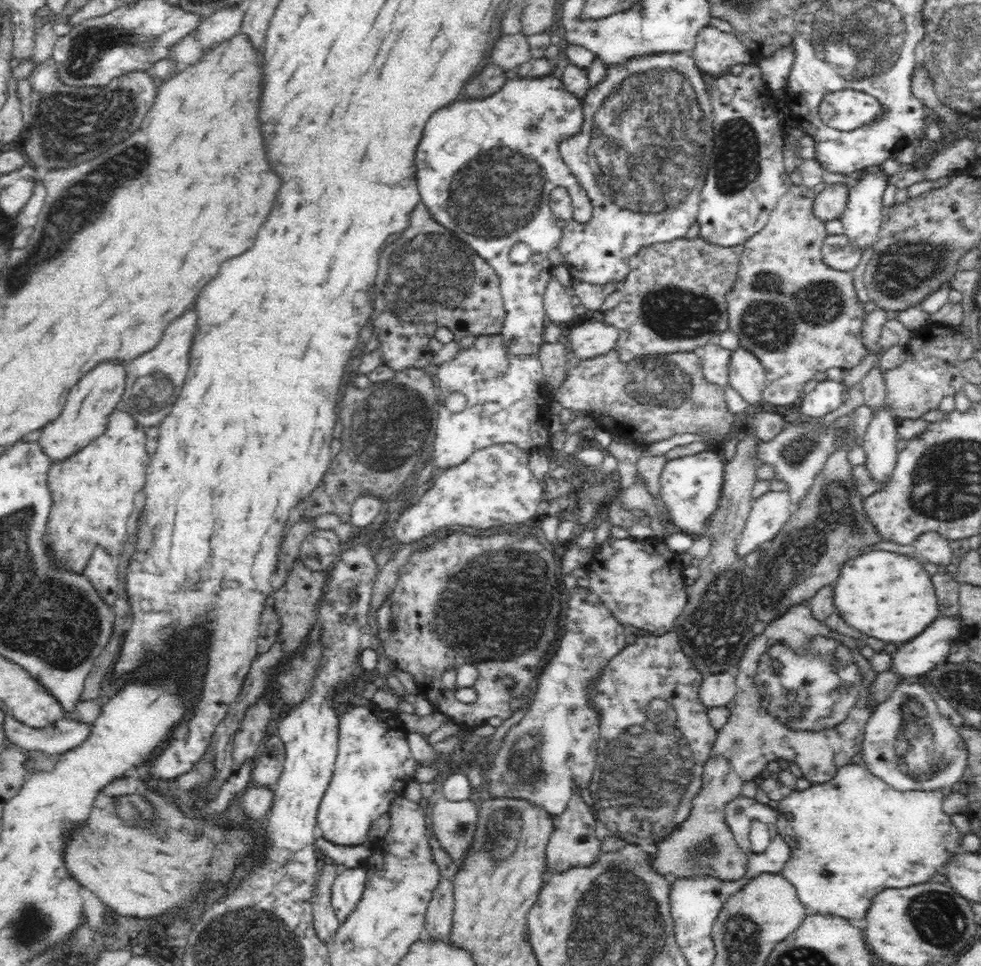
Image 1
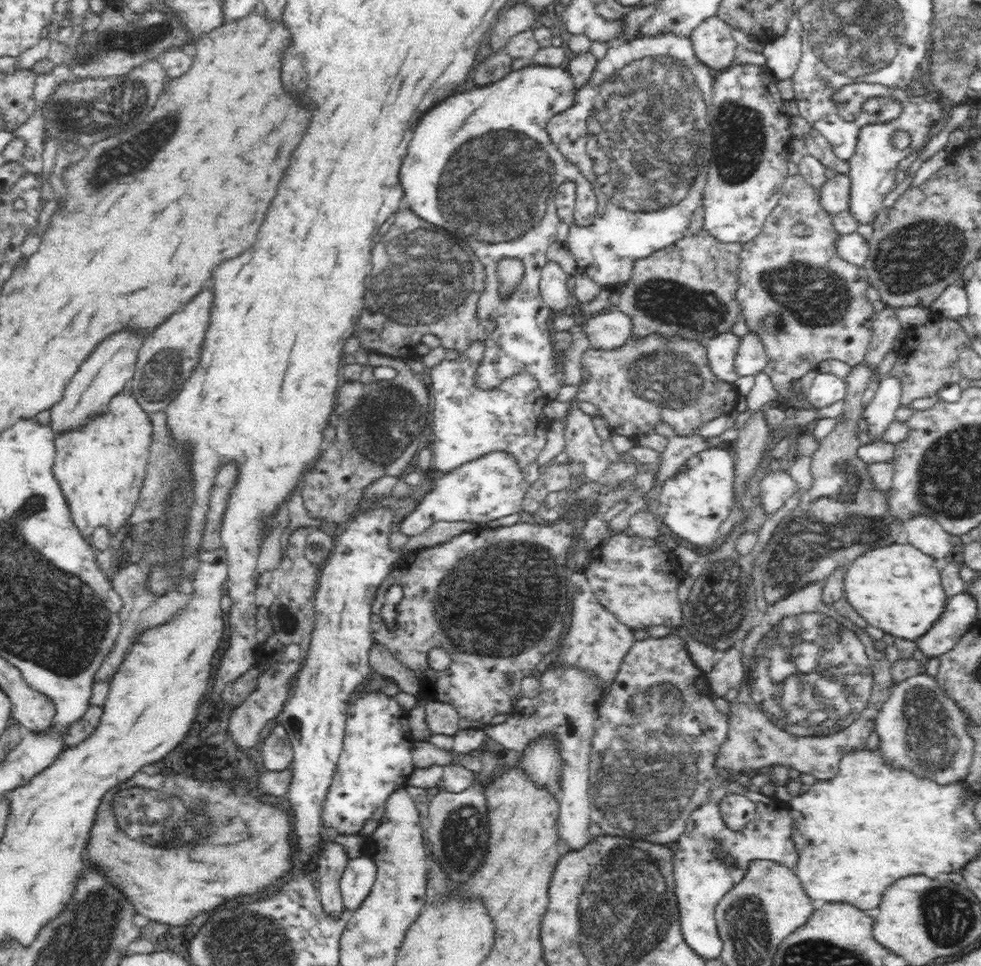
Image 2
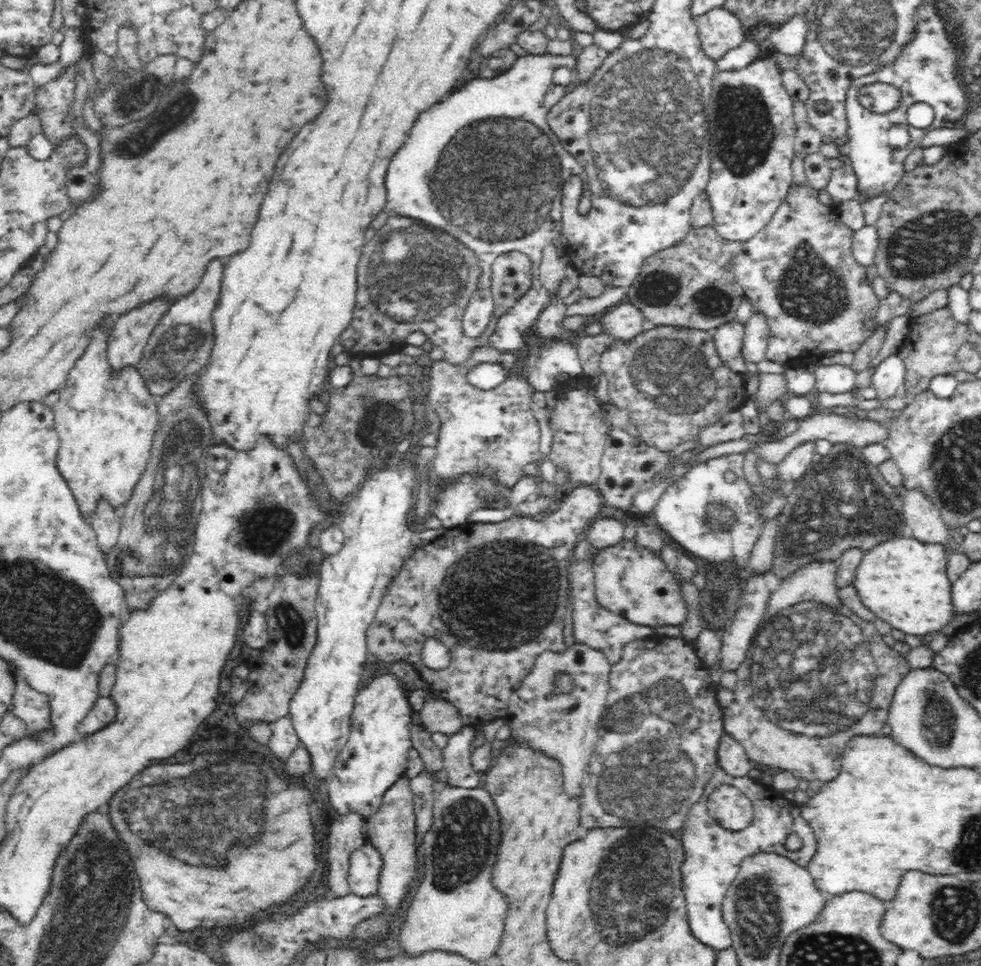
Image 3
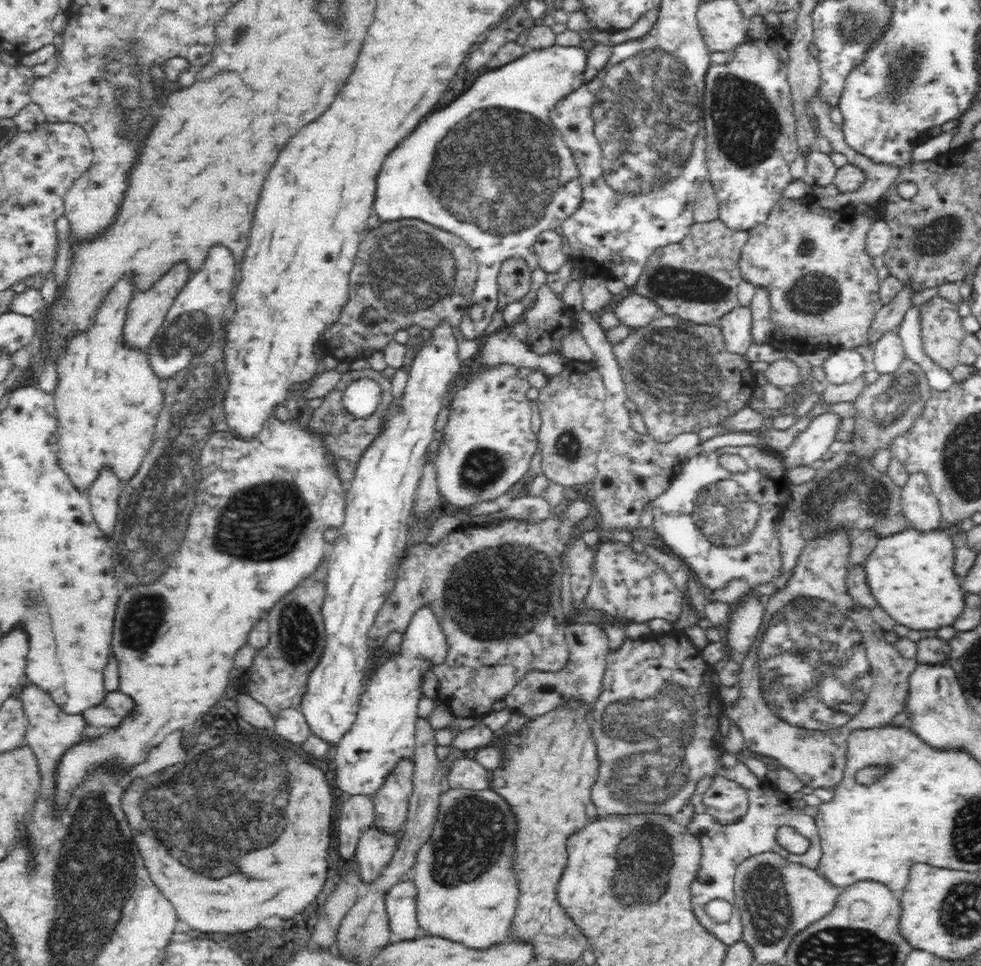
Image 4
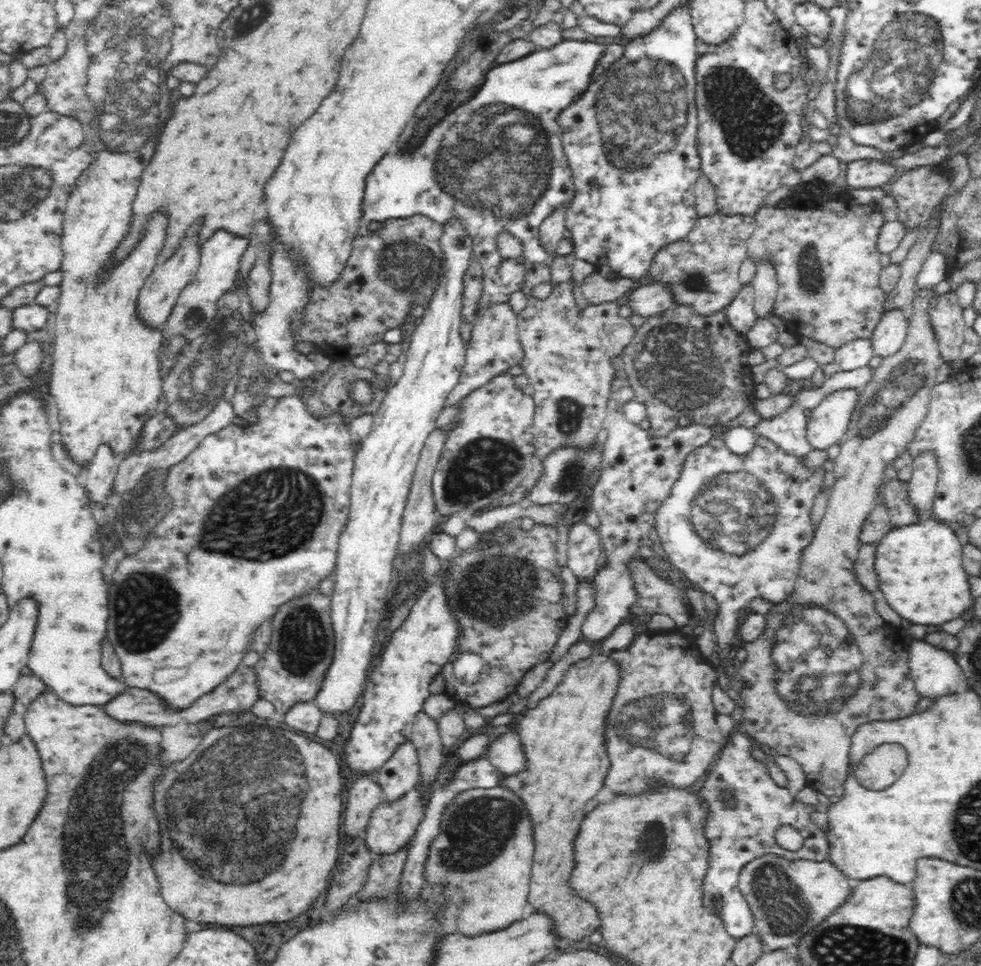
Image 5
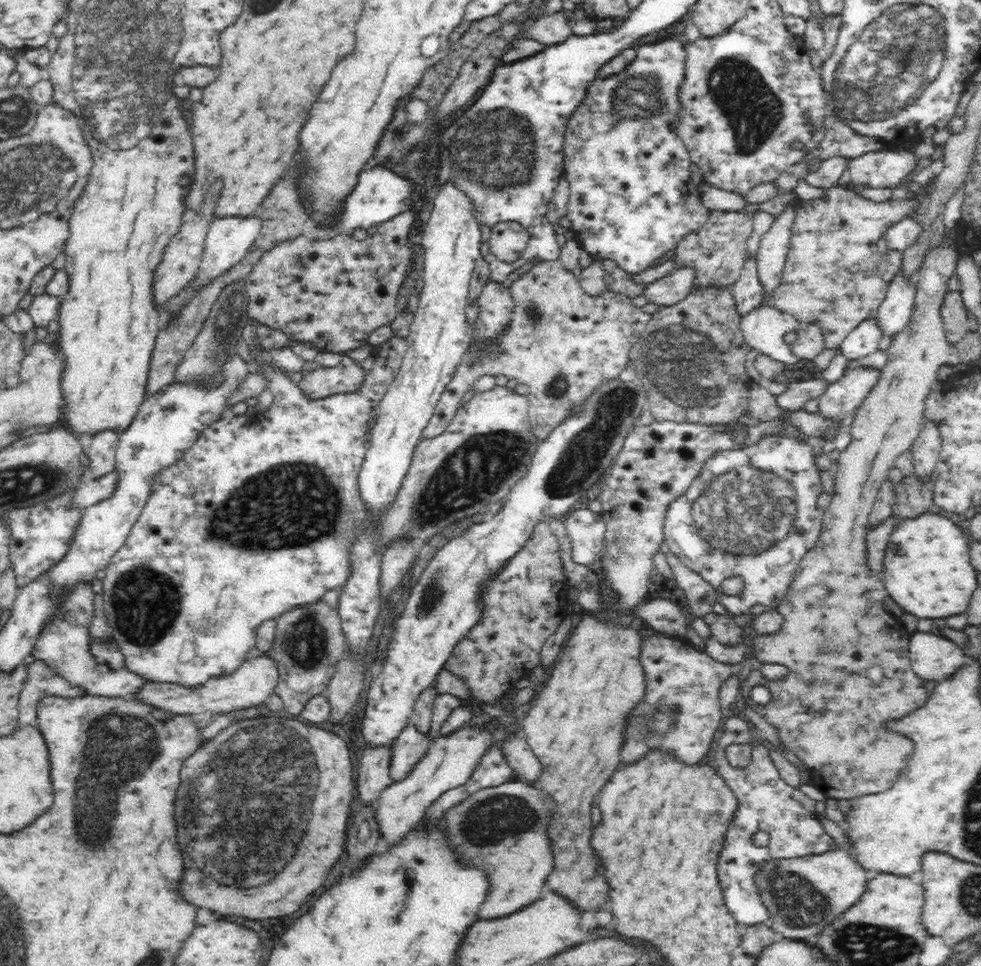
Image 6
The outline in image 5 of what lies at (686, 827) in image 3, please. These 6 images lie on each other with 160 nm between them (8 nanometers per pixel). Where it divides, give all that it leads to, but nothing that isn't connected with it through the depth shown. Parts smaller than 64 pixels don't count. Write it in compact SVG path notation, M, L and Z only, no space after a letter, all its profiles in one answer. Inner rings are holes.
M736 728L726 739L719 754L716 756L712 766L709 768L707 778L701 787L702 796L706 796L706 800L710 803L709 823L706 824L706 836L710 839L710 872L706 878L706 904L710 904L710 908L714 908L716 913L719 912L720 918L723 920L726 931L734 938L746 936L753 932L754 913L748 906L748 901L739 887L739 873L746 864L764 856L766 854L774 854L788 860L804 859L804 860L826 860L830 854L830 841L826 837L826 832L816 830L810 824L810 814L812 807L805 803L796 801L794 794L788 788L778 786L768 768L766 761L758 760L752 756L752 738L742 730ZM727 792L728 799L724 797ZM780 825L792 825L803 834L804 840L800 849L787 849L777 842L775 833ZM720 902L720 906L716 906Z

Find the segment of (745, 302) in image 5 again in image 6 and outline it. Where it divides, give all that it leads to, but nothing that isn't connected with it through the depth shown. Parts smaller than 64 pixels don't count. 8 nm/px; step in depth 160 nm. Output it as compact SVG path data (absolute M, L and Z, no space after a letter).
M747 256L744 259L740 277L732 285L732 290L740 315L745 315L762 304L765 289L758 274L756 257Z

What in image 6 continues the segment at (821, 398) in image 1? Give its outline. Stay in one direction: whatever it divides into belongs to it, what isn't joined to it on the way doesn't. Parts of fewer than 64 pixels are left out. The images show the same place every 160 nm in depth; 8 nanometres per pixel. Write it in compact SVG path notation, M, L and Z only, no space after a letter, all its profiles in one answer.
M868 317L861 320L845 339L841 342L838 352L847 361L854 361L879 350L878 342L882 340L882 327L877 317Z

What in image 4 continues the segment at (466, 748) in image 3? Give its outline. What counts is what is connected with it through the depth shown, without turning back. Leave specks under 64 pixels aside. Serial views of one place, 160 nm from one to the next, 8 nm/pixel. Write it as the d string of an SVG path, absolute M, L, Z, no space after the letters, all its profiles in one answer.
M471 755L452 762L444 778L445 787L463 788L464 790L486 790L489 788L491 771L487 771Z

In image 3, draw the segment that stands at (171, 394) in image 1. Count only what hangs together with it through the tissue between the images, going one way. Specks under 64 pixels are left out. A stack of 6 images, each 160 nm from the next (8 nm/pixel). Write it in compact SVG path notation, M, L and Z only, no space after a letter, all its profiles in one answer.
M216 258L208 264L206 274L202 276L198 286L174 300L170 310L162 315L160 322L154 327L136 367L145 376L152 395L157 398L172 390L186 375L197 374L207 366L214 347L213 312L220 300L222 274L224 264Z

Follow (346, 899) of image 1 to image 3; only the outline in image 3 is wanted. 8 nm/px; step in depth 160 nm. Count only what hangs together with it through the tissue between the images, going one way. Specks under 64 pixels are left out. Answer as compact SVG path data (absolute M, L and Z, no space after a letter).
M366 842L353 850L350 858L350 876L348 876L351 892L360 896L378 893L382 866L384 859L372 843Z

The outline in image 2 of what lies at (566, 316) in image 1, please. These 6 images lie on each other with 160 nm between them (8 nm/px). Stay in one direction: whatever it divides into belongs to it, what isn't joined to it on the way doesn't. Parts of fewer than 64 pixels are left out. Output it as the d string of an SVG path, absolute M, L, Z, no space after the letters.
M547 262L542 267L539 289L546 304L554 311L566 311L569 306L568 275L558 262Z

